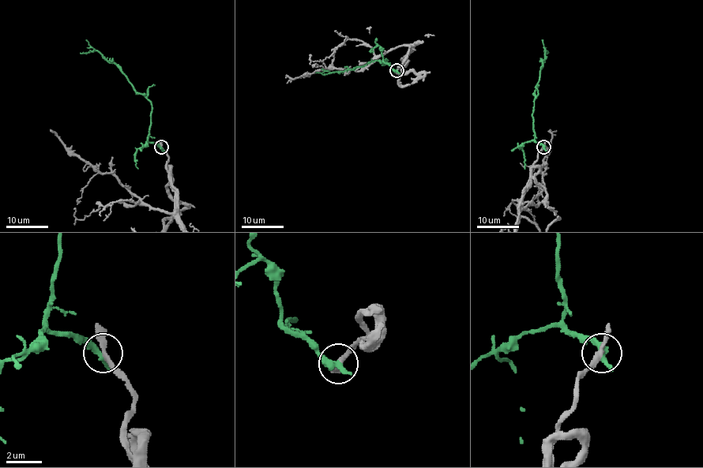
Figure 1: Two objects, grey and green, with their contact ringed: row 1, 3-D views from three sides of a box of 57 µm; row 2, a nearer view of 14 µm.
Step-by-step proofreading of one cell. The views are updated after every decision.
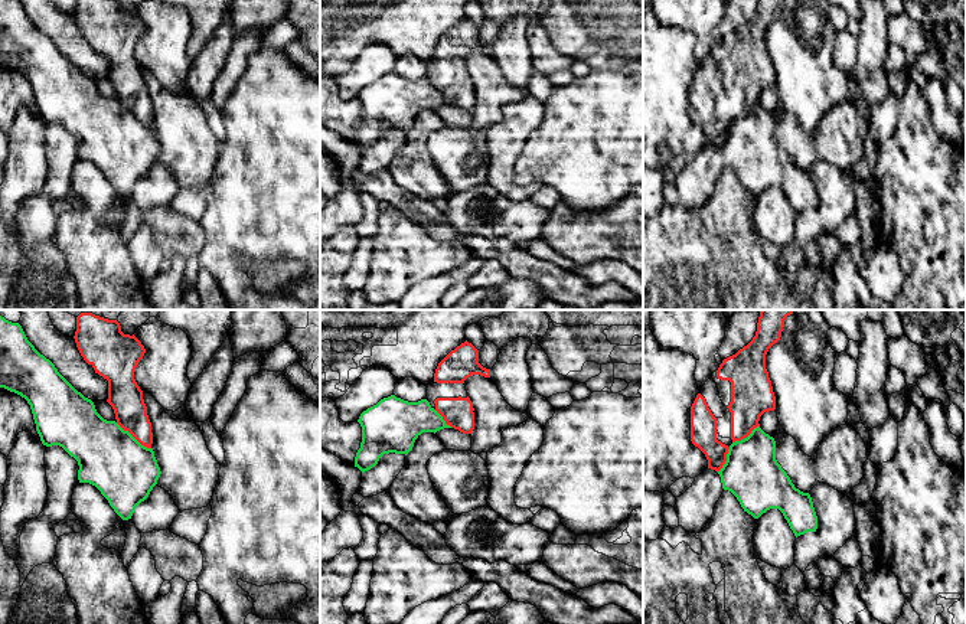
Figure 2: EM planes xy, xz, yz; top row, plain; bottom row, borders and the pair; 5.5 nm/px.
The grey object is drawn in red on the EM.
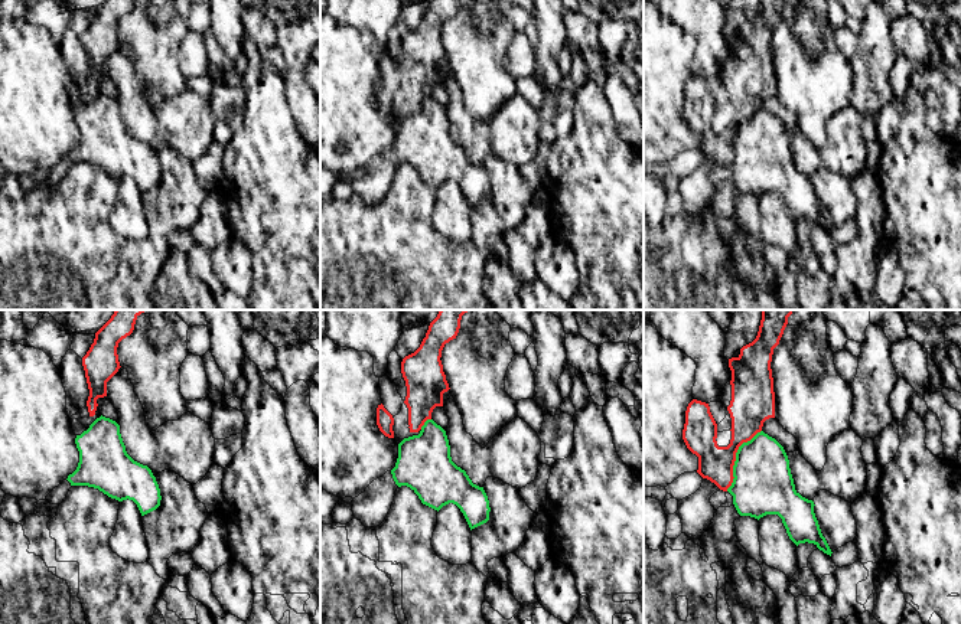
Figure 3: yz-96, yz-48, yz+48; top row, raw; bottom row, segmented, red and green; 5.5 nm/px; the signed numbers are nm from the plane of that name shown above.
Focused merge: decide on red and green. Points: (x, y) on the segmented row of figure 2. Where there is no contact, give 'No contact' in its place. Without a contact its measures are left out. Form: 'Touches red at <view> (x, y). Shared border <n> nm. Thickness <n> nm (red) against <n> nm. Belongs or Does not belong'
Touches red at xy (133, 435). Shared border 240 nm. Thickness 190 nm (red) against 360 nm. Does not belong

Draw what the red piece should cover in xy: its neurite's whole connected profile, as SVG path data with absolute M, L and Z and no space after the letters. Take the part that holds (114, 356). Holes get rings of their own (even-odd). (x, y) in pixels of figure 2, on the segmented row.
M92 313L76 317L76 347L84 360L108 380L108 399L117 424L128 431L141 445L151 448L153 432L143 399L143 391L134 379L146 349L133 334L124 334L117 320Z

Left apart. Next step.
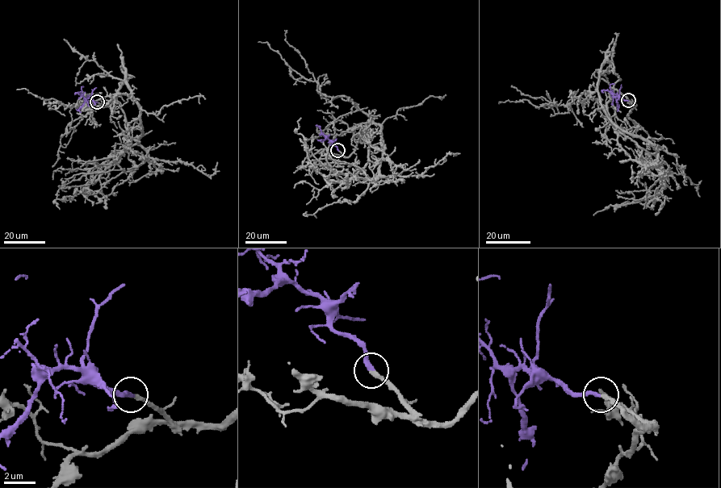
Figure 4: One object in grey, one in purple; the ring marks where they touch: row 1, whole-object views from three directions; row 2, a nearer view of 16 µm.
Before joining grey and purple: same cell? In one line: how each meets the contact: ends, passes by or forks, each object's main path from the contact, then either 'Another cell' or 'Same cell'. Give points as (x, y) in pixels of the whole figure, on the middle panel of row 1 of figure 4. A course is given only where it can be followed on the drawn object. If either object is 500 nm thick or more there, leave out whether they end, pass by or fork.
At the ring grey ends. At the ring purple ends. Course of grey: (337, 150), (348, 156), (362, 130), (368, 135), (366, 164), (347, 182), (313, 168), (296, 132), (301, 118). Course of purple: (337, 150), (324, 137). Same cell

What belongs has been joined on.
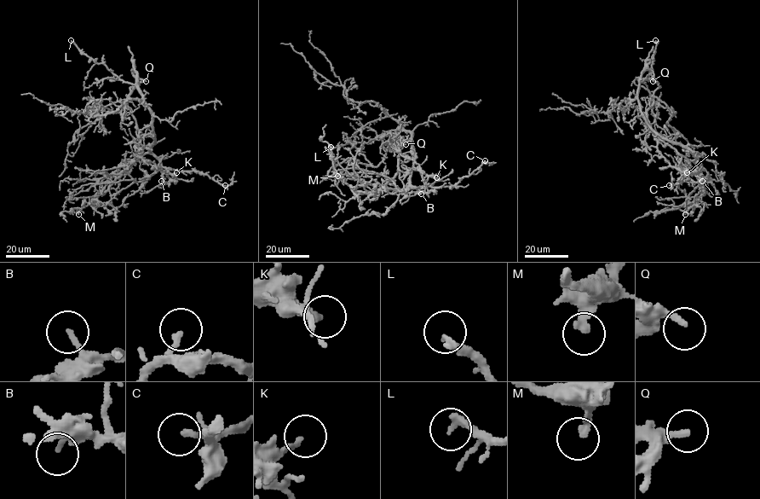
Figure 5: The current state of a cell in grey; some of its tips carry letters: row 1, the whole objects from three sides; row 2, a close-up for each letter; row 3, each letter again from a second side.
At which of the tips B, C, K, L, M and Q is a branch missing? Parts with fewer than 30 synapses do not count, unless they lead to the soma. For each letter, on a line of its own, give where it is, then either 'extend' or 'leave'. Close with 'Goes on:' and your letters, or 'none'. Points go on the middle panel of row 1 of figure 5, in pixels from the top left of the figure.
B: place (421, 194); leave
C: place (485, 160); leave
K: place (436, 177); extend
L: place (331, 147); extend
M: place (337, 176); leave
Q: place (405, 144); leave
Goes on: K, L

